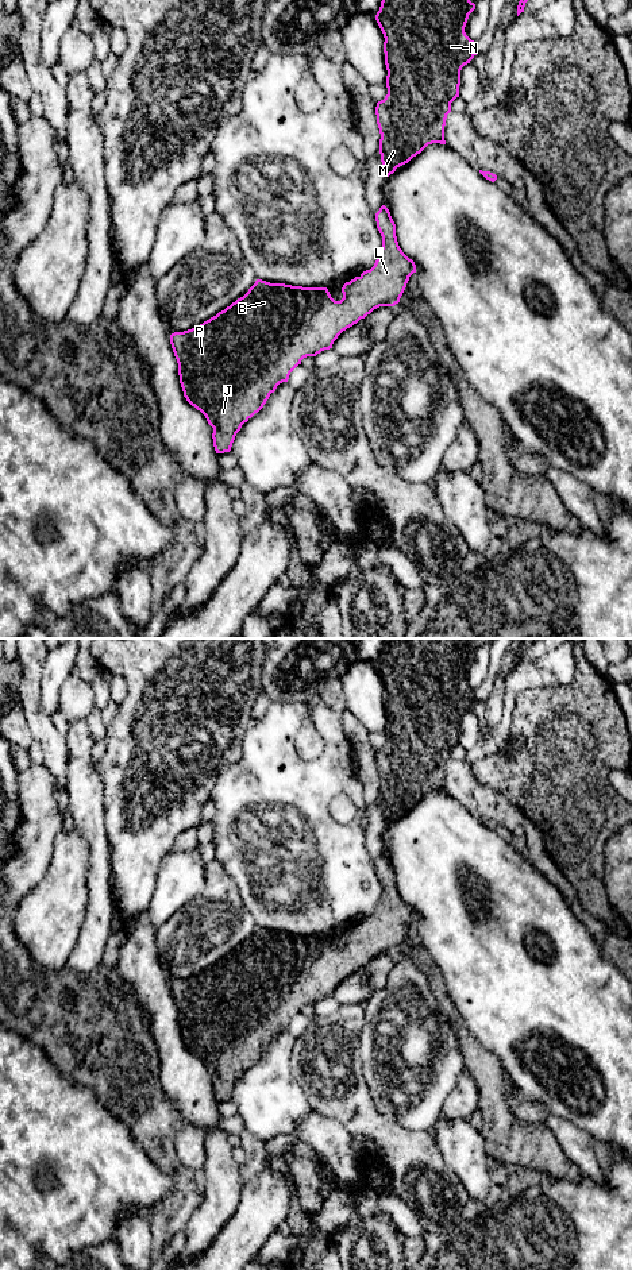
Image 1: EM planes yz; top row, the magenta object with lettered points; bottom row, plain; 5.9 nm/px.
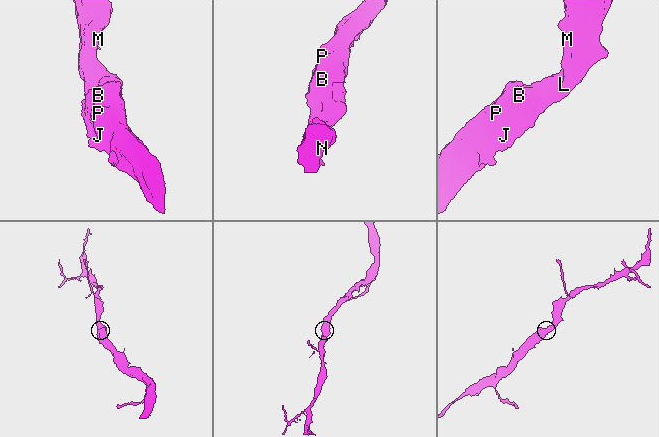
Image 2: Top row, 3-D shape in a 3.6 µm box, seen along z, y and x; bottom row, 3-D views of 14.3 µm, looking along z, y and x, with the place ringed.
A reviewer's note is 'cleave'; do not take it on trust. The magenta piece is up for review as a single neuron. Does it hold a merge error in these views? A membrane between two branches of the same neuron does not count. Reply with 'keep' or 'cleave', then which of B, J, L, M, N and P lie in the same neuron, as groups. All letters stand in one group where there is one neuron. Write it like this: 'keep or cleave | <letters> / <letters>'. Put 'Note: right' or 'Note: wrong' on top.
Note: wrong
keep | B J L M N P

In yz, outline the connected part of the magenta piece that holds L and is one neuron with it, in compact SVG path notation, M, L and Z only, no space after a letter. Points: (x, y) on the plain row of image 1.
M385 853L375 861L375 869L382 896L370 918L343 933L340 949L335 949L327 935L257 927L243 945L216 964L192 977L170 983L184 1045L213 1076L216 1101L231 1099L242 1073L263 1055L280 1031L288 1030L304 1005L332 996L343 978L374 957L400 950L416 912L400 896L396 872Z

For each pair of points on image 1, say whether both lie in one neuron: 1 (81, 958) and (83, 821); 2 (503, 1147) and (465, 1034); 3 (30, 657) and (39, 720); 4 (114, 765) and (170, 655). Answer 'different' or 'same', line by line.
1: same
2: same
3: same
4: same

